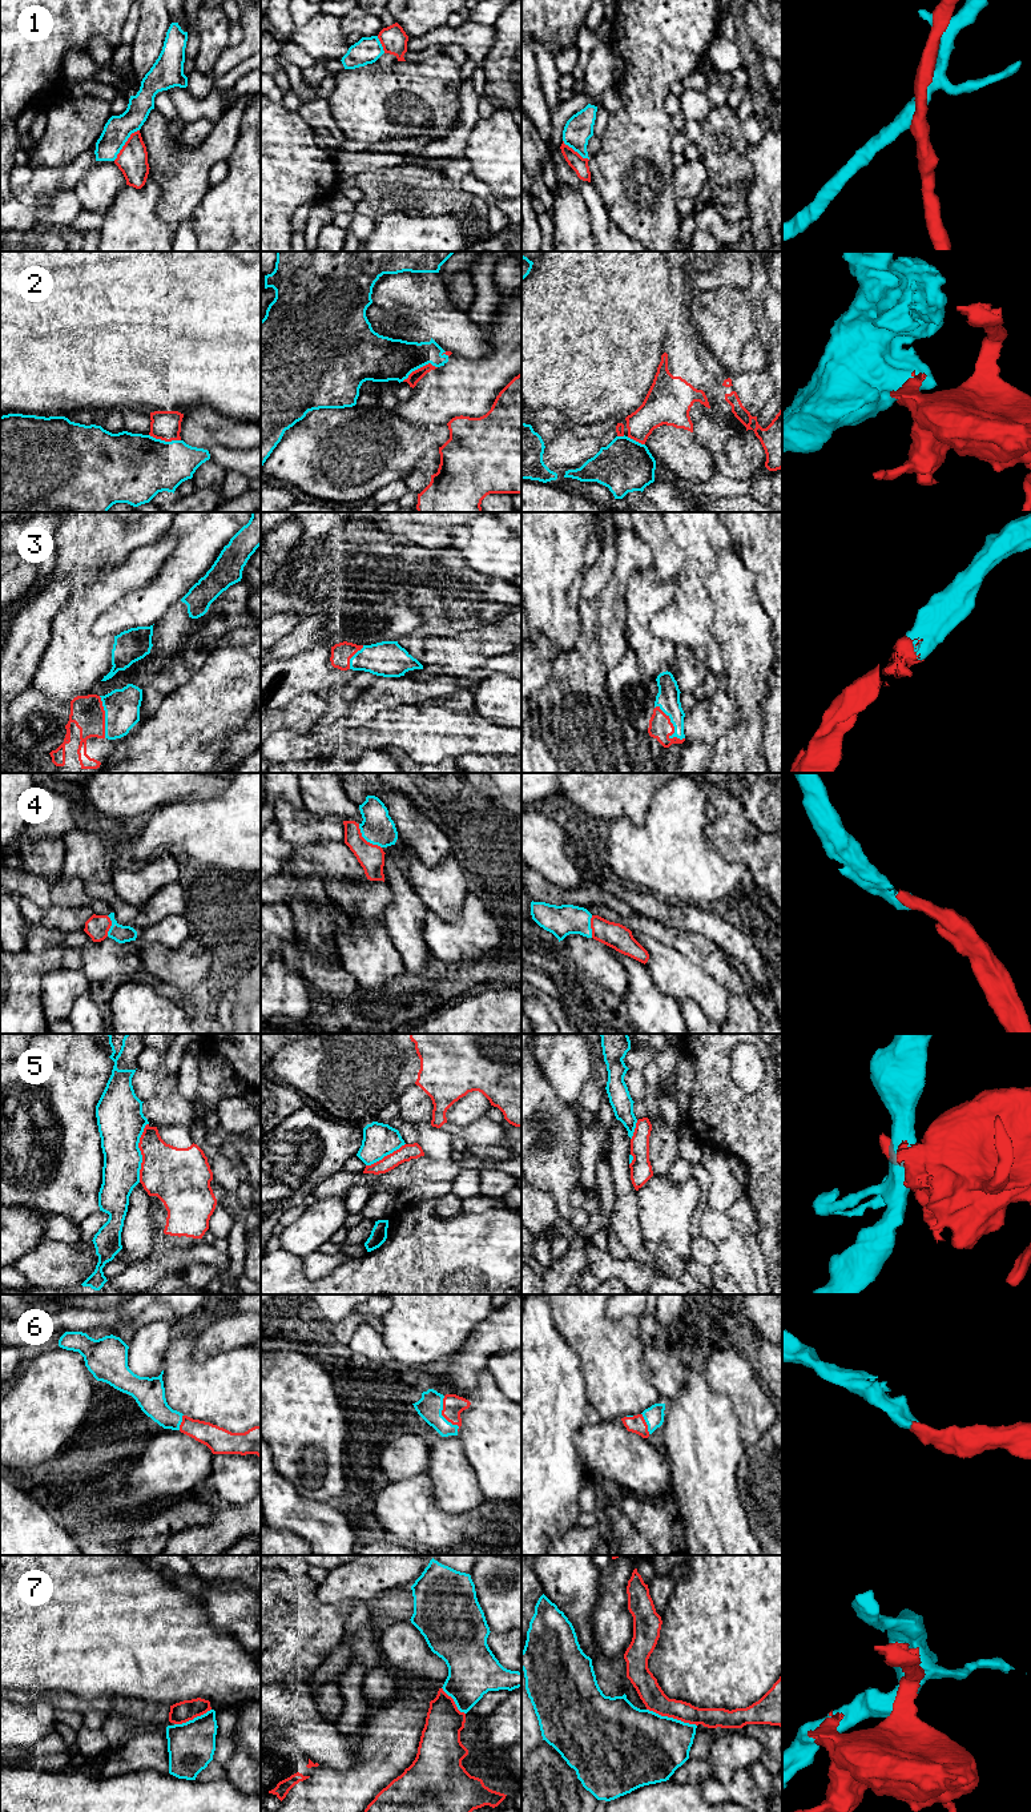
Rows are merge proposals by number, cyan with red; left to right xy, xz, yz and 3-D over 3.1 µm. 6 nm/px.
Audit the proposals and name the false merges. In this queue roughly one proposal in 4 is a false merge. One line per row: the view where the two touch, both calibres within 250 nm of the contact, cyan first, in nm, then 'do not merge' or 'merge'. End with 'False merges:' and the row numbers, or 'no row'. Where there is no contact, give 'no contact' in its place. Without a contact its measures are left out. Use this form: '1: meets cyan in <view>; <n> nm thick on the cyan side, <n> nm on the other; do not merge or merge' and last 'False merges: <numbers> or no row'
1: meets cyan in xy; 160 nm thick on the cyan side, 190 nm on the other; do not merge
2: meets cyan in xz; 280 nm thick on the cyan side, 70 nm on the other; do not merge
3: meets cyan in yz; 140 nm thick on the cyan side, 140 nm on the other; merge
4: meets cyan in xz; 200 nm thick on the cyan side, 160 nm on the other; merge
5: meets cyan in xy; 280 nm thick on the cyan side, 340 nm on the other; do not merge
6: meets cyan in xz; 150 nm thick on the cyan side, 130 nm on the other; merge
7: meets cyan in yz; 440 nm thick on the cyan side, 140 nm on the other; do not merge
False merges: 1, 2, 5, 7

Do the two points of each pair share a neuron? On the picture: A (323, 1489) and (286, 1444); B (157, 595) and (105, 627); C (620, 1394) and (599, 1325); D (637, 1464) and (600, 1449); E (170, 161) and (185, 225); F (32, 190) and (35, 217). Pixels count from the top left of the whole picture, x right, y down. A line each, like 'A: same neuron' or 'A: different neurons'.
A: same neuron
B: same neuron
C: same neuron
D: same neuron
E: different neurons
F: different neurons

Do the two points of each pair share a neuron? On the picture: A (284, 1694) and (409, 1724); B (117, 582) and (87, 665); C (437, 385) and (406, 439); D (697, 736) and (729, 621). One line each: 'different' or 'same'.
A: different
B: same
C: different
D: different

